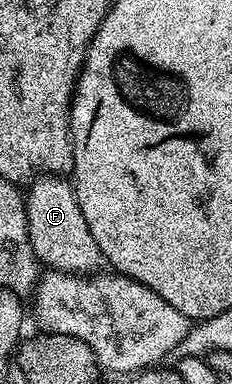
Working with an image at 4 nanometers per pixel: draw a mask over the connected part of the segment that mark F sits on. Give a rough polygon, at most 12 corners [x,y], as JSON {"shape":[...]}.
{"shape":[[31,181],[29,242],[39,263],[95,273],[104,259],[73,185]]}

